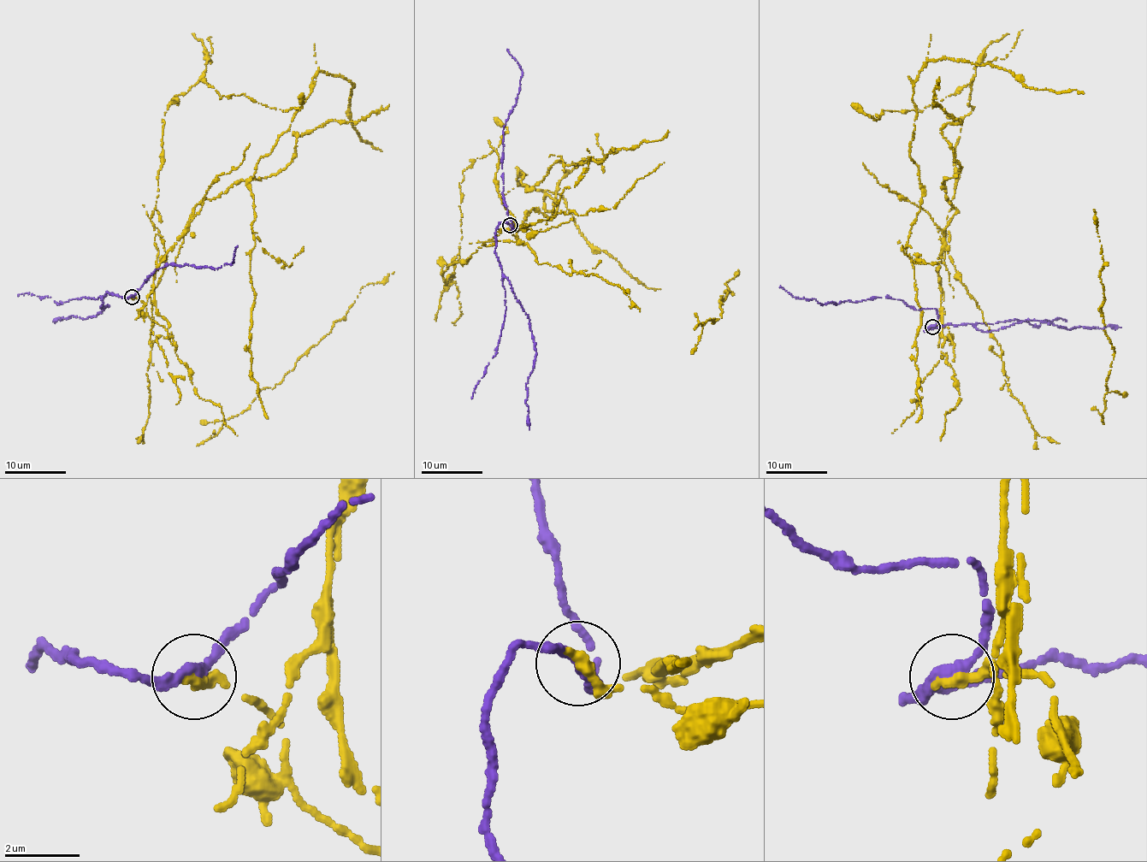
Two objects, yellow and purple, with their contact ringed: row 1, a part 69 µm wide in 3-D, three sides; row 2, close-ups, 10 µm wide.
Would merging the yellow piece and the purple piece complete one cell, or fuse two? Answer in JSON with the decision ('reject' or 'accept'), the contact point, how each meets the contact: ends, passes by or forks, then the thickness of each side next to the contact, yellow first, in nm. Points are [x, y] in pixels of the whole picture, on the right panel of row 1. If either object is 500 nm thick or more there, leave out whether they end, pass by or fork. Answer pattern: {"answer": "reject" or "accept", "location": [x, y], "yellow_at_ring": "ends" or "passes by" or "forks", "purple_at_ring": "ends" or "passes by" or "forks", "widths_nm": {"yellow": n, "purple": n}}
{"answer": "reject", "location": [932, 327], "yellow_at_ring": "ends", "purple_at_ring": "passes by", "widths_nm": {"yellow": 360, "purple": 260}}

